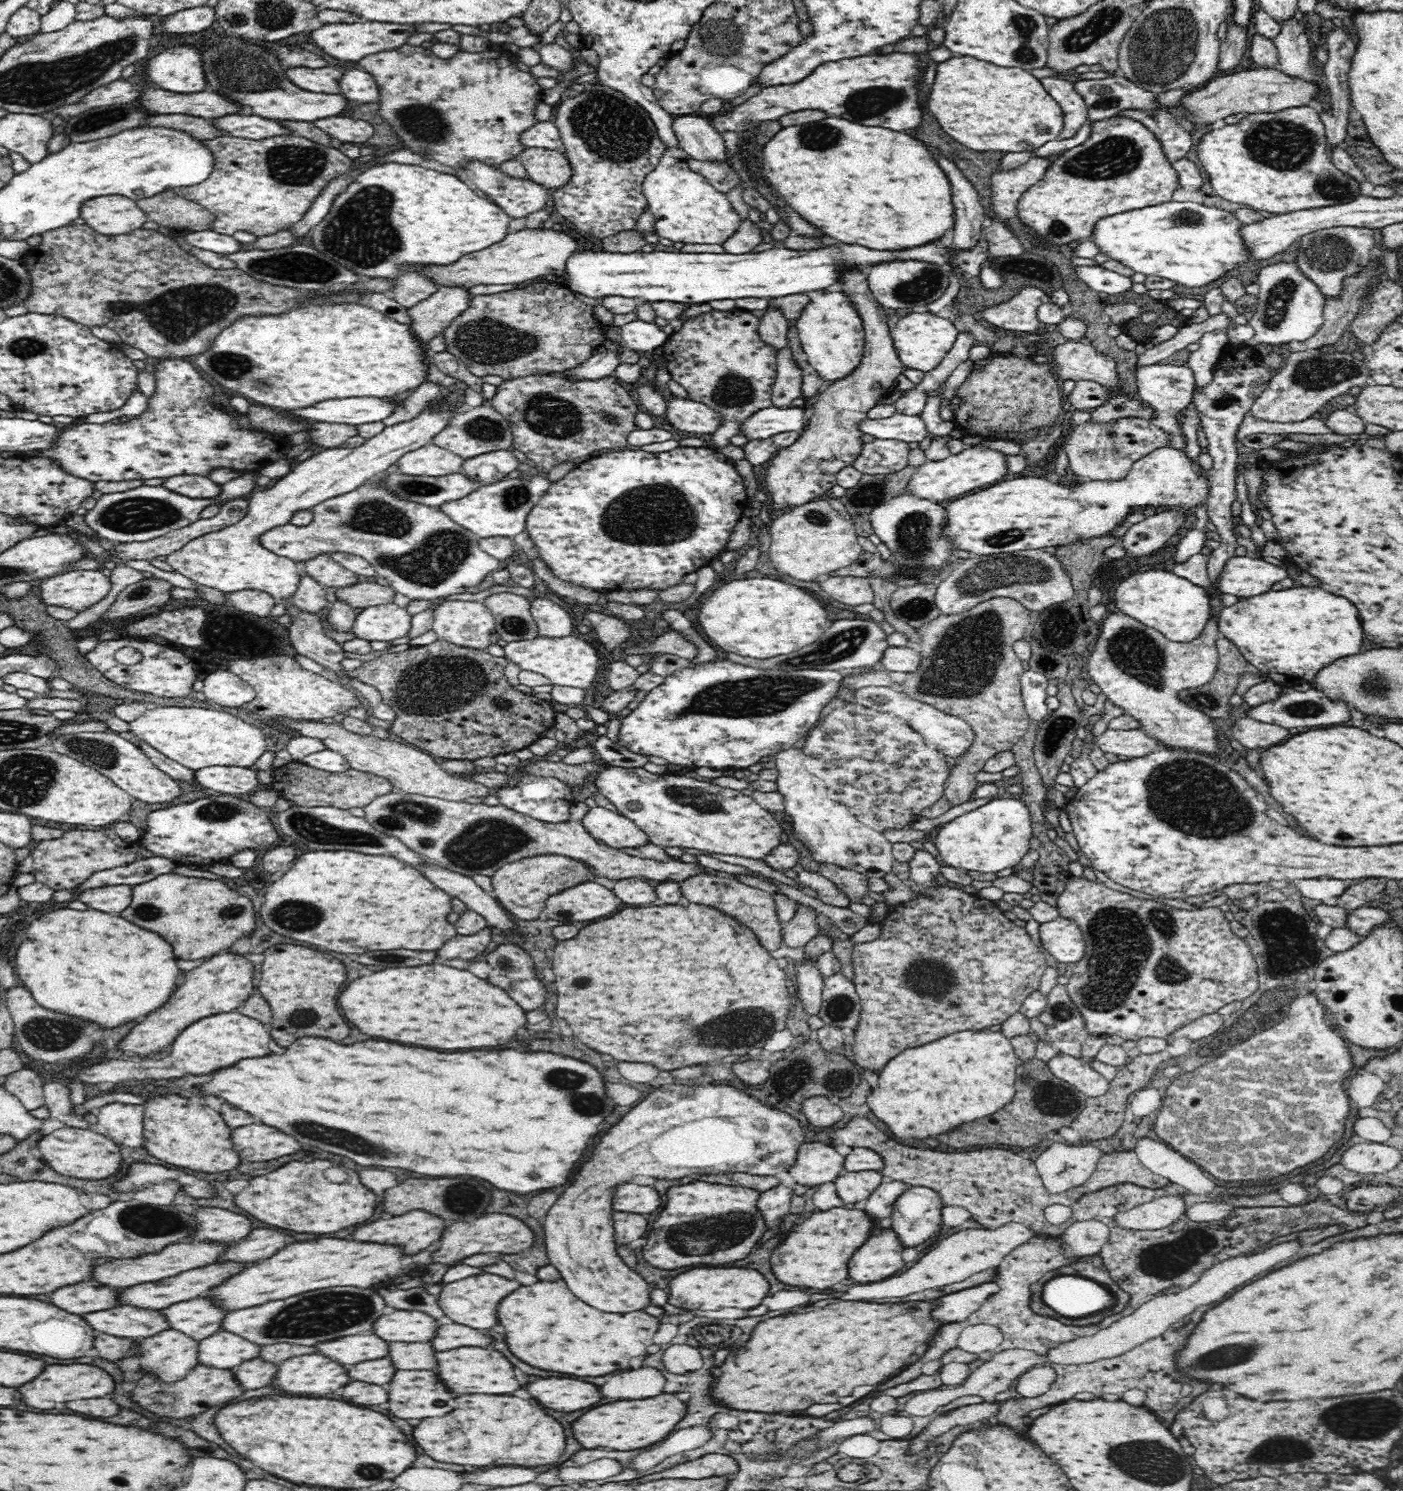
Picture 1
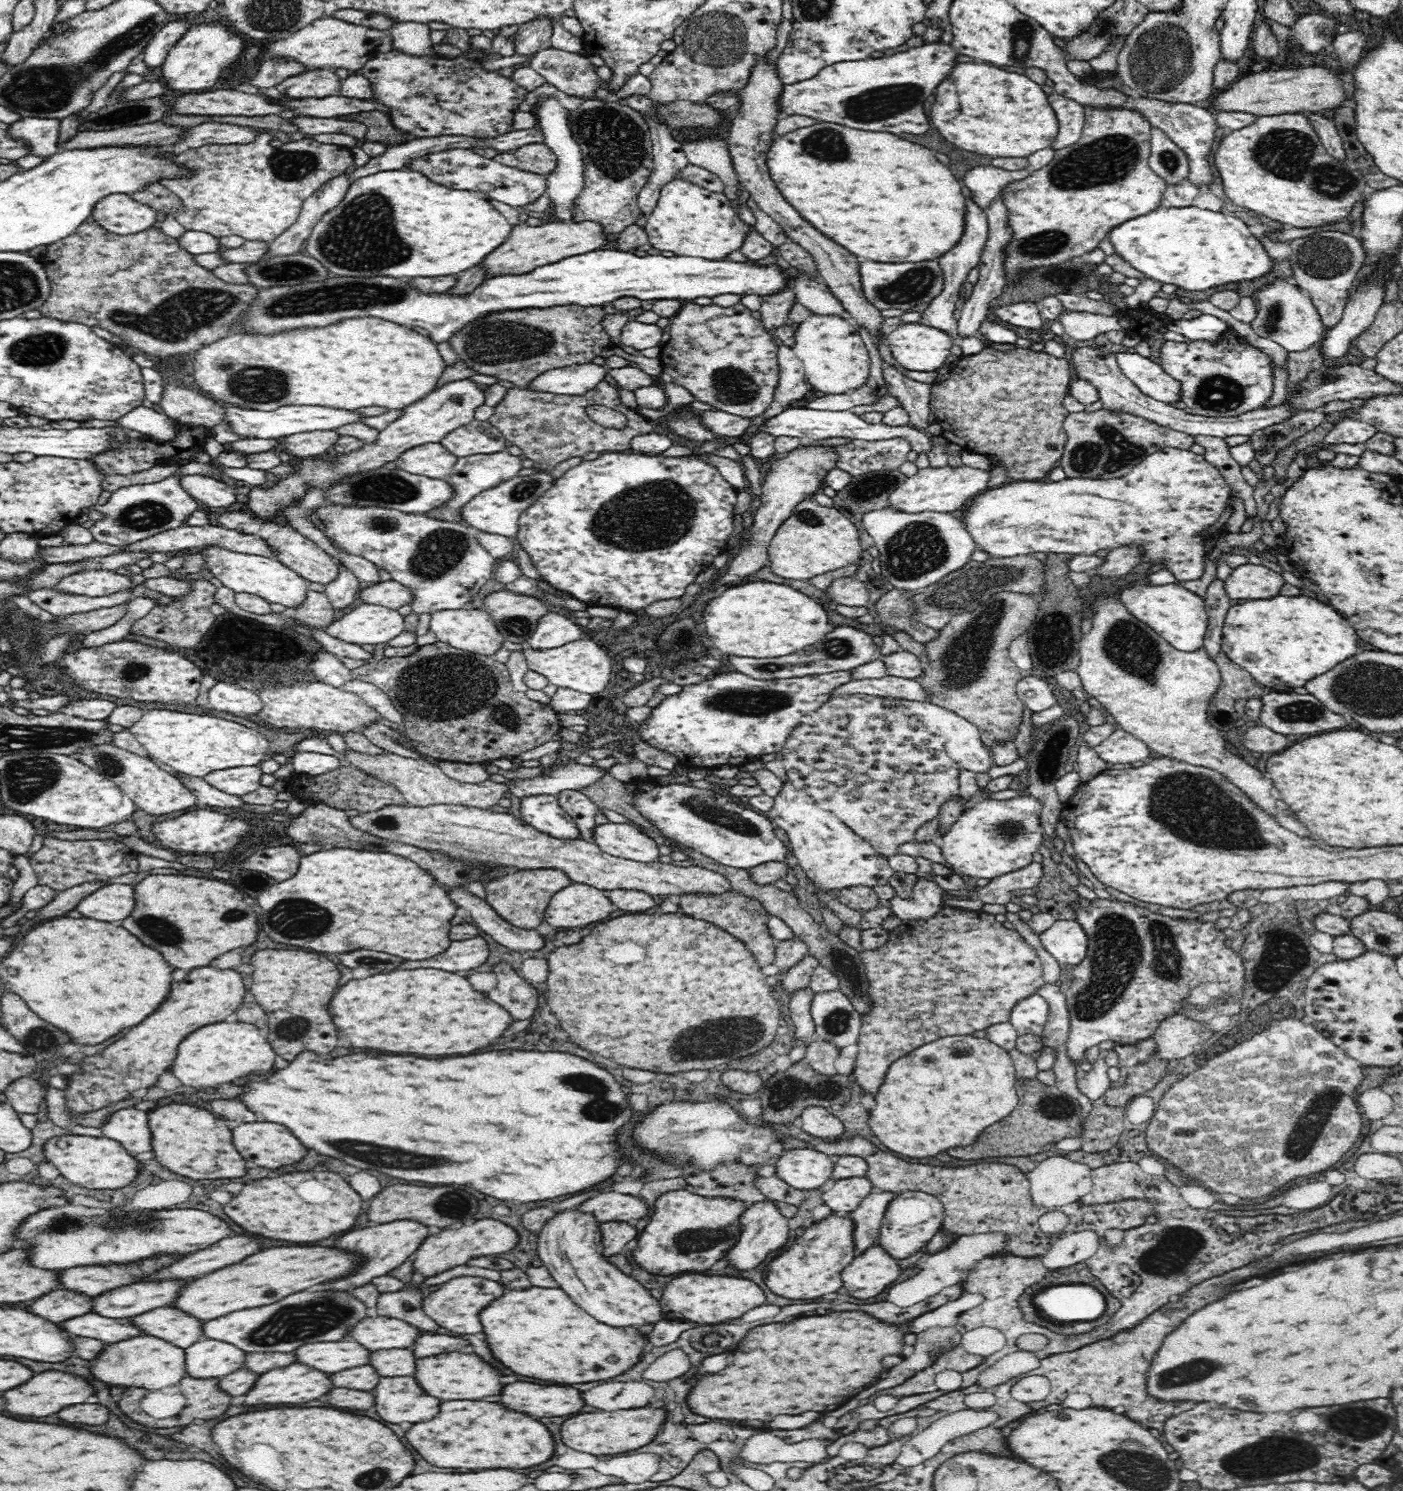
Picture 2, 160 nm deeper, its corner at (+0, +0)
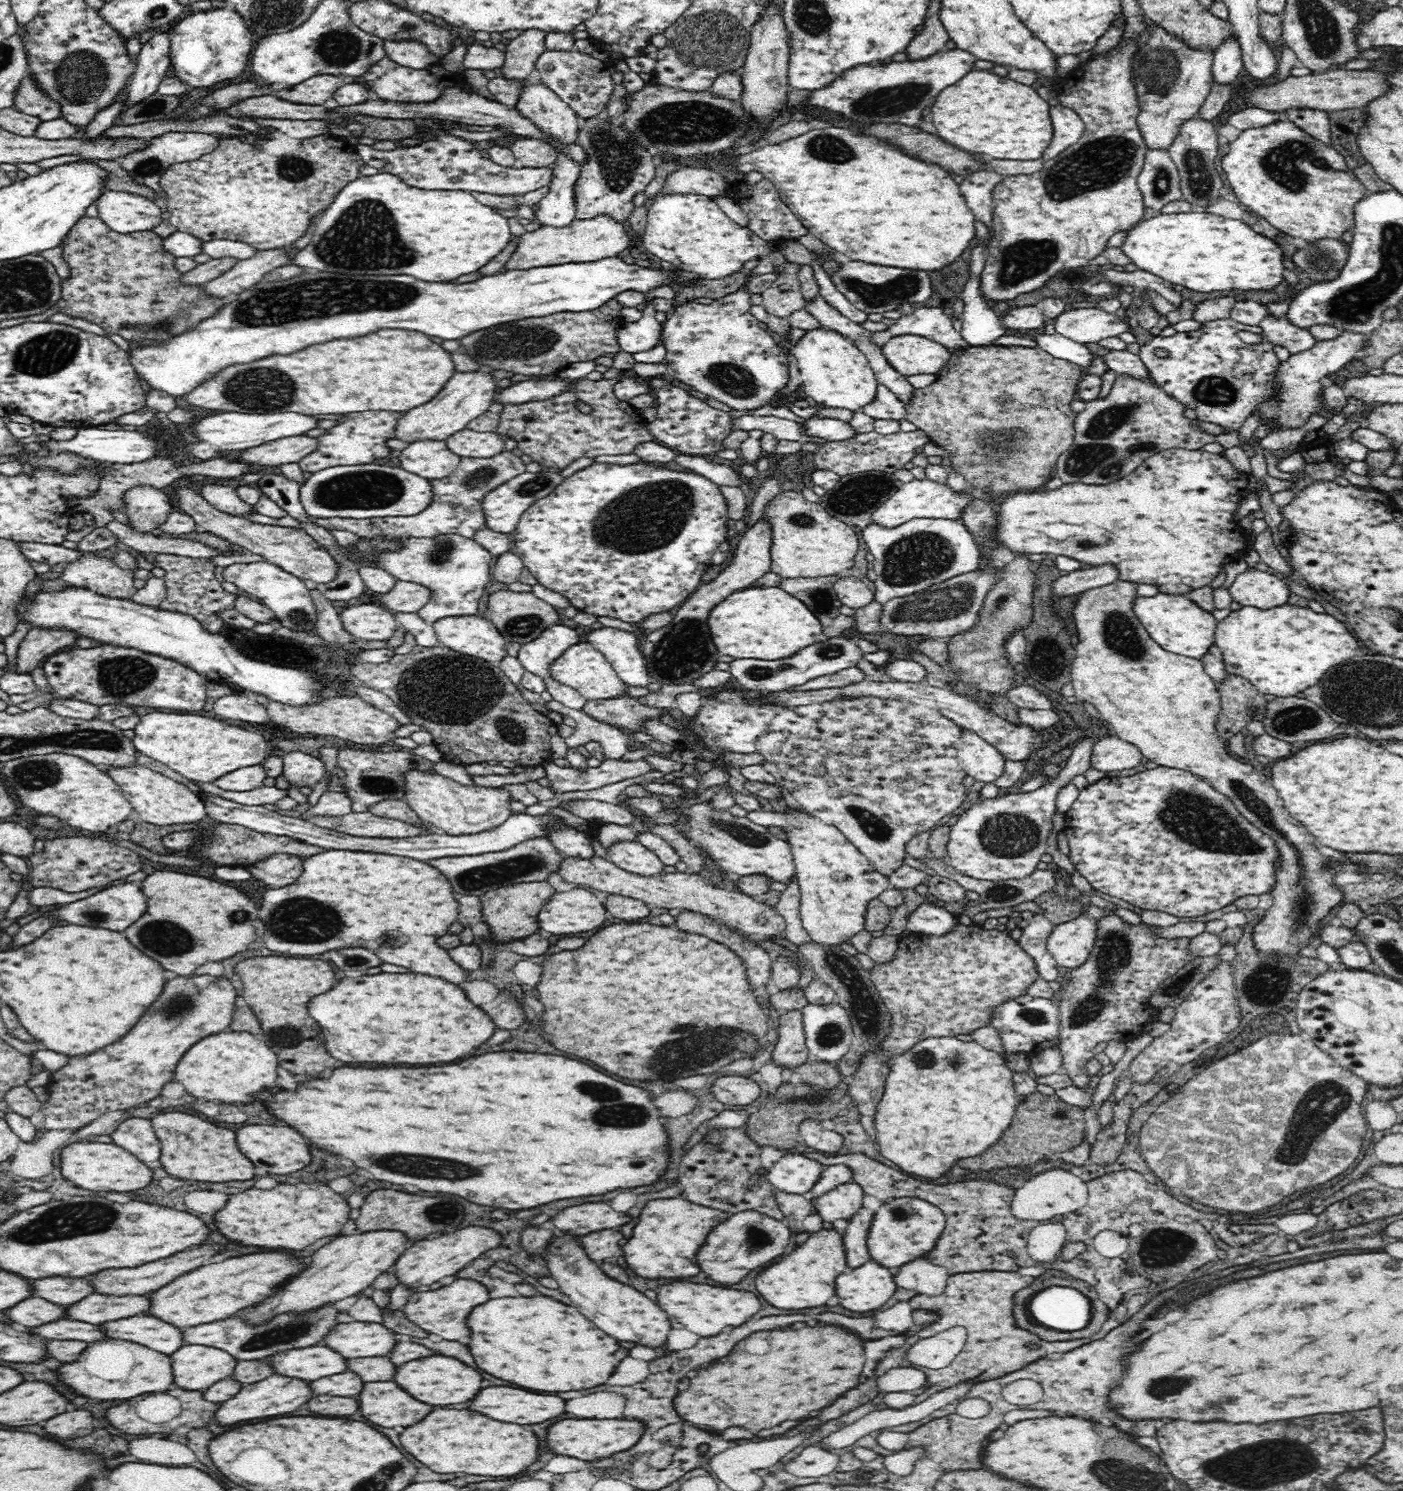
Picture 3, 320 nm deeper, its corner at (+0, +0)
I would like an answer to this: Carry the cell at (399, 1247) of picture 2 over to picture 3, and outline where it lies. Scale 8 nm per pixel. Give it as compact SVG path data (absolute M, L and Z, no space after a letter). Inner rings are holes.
M380 1230L380 1232L368 1232L368 1234L358 1234L358 1236L340 1236L326 1246L322 1246L318 1252L314 1252L312 1266L292 1282L292 1286L284 1286L276 1298L268 1298L268 1302L254 1306L252 1310L240 1310L240 1314L248 1314L248 1318L256 1320L246 1320L250 1323L260 1322L269 1319L268 1314L276 1314L276 1310L308 1310L312 1311L325 1303L335 1303L348 1296L359 1295L361 1291L370 1287L370 1284L382 1274L390 1272L398 1262L399 1256L410 1247L412 1238L406 1231Z

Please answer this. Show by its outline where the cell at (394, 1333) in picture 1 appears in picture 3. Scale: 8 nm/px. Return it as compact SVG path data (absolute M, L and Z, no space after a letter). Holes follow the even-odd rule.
M377 1322L340 1323L318 1344L334 1347L348 1360L388 1355L398 1342L395 1334Z

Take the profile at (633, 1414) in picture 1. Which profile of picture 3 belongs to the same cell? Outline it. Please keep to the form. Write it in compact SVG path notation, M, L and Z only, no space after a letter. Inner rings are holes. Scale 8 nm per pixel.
M618 1418L618 1420L562 1420L548 1428L546 1444L550 1452L586 1460L588 1462L611 1457L613 1454L631 1449L644 1434L646 1423L642 1419Z

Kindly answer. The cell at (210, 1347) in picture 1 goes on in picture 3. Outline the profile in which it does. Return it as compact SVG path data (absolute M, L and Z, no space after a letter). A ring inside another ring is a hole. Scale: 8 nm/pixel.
M184 1344L171 1354L174 1387L205 1391L211 1384L233 1376L238 1360L219 1347Z

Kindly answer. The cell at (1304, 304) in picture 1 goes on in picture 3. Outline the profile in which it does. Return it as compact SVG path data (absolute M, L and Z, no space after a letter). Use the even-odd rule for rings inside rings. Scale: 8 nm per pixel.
M1267 311L1259 326L1262 328L1262 336L1266 337L1274 346L1278 344L1278 346L1286 348L1290 351L1290 355L1309 350L1316 344L1309 329L1298 328L1290 324L1287 314L1284 317L1275 318Z

